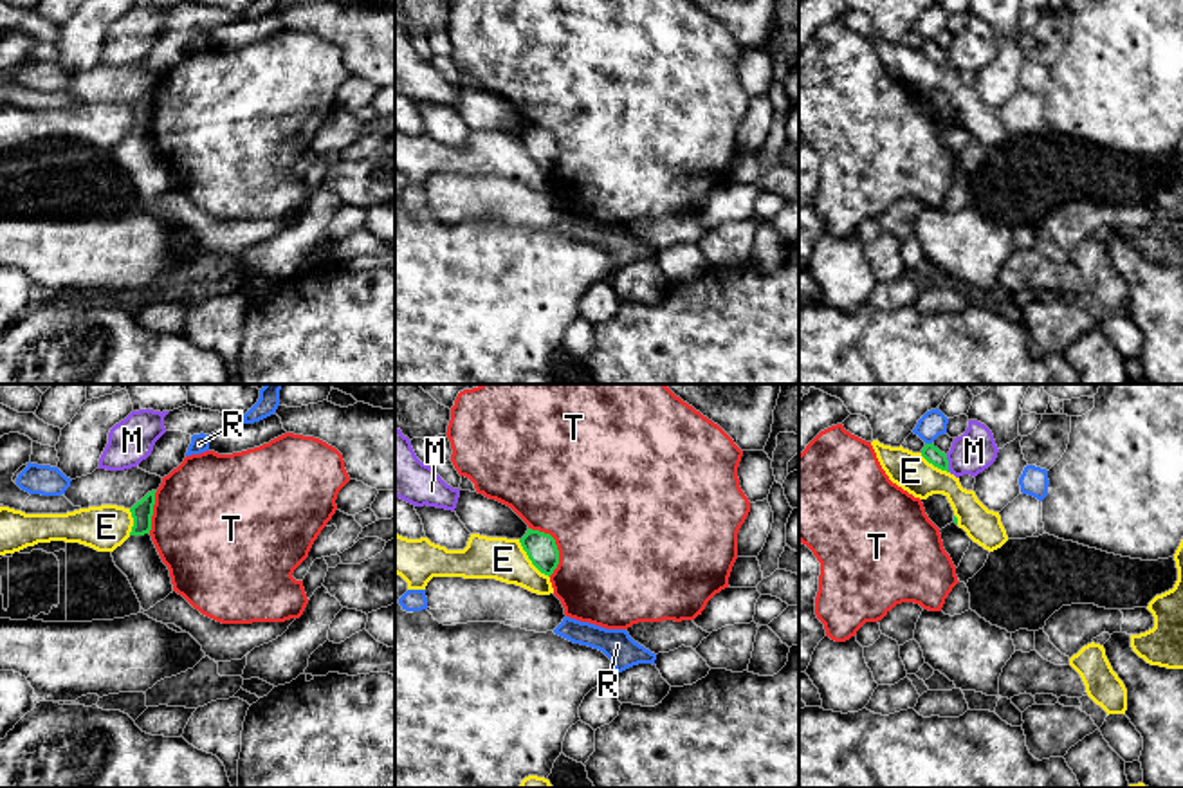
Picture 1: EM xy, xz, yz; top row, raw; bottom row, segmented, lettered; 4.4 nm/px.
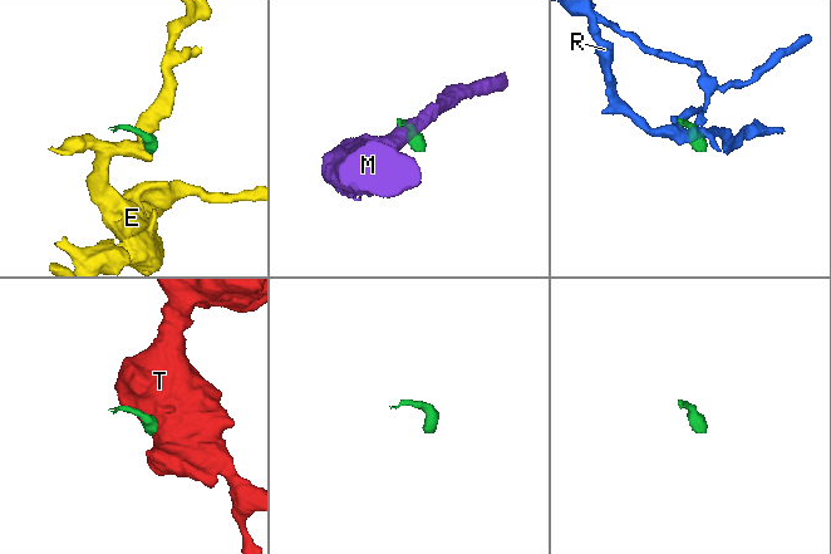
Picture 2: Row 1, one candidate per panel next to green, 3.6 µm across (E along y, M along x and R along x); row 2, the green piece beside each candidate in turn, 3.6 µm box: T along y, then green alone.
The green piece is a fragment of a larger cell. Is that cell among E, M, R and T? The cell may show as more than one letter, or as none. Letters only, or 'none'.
none

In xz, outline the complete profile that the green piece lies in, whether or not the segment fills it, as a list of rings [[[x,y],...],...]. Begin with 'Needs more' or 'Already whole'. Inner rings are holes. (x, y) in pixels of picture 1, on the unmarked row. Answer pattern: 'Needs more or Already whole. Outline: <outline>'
Already whole. Outline: [[[528,124],[519,135],[532,160],[545,171],[552,171],[559,160],[559,146],[550,130]]]

